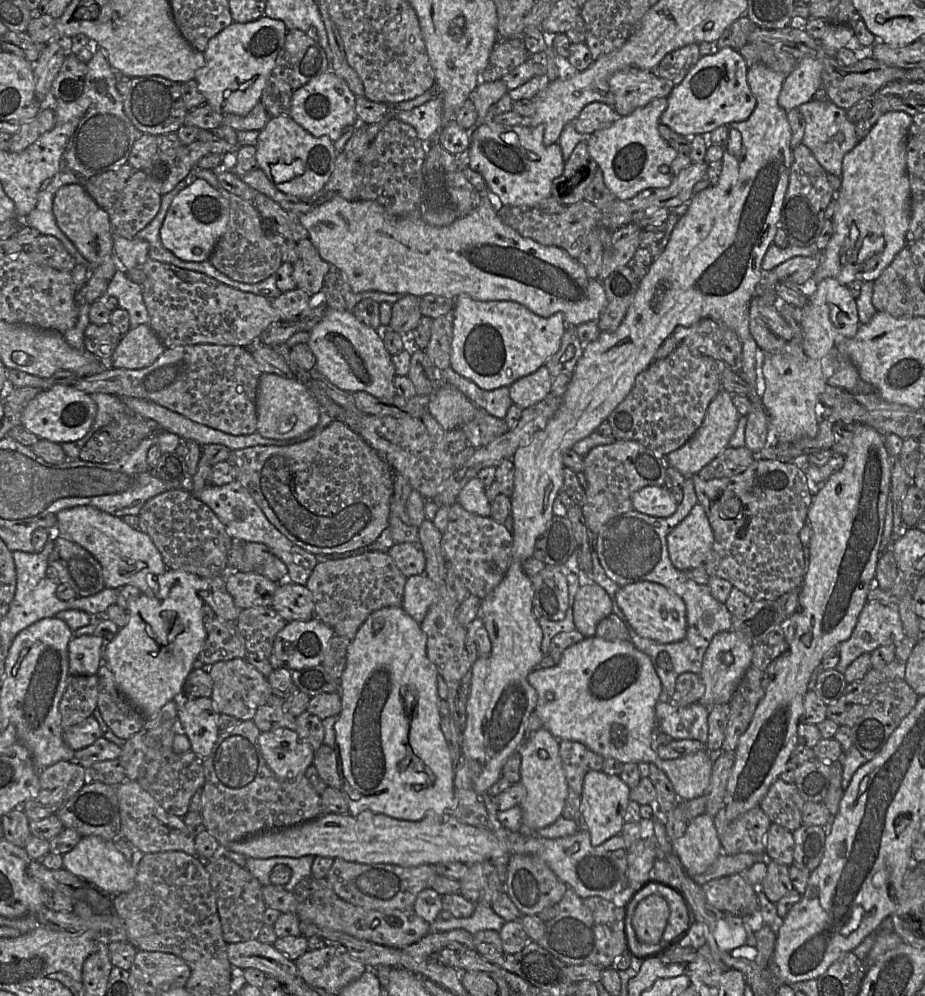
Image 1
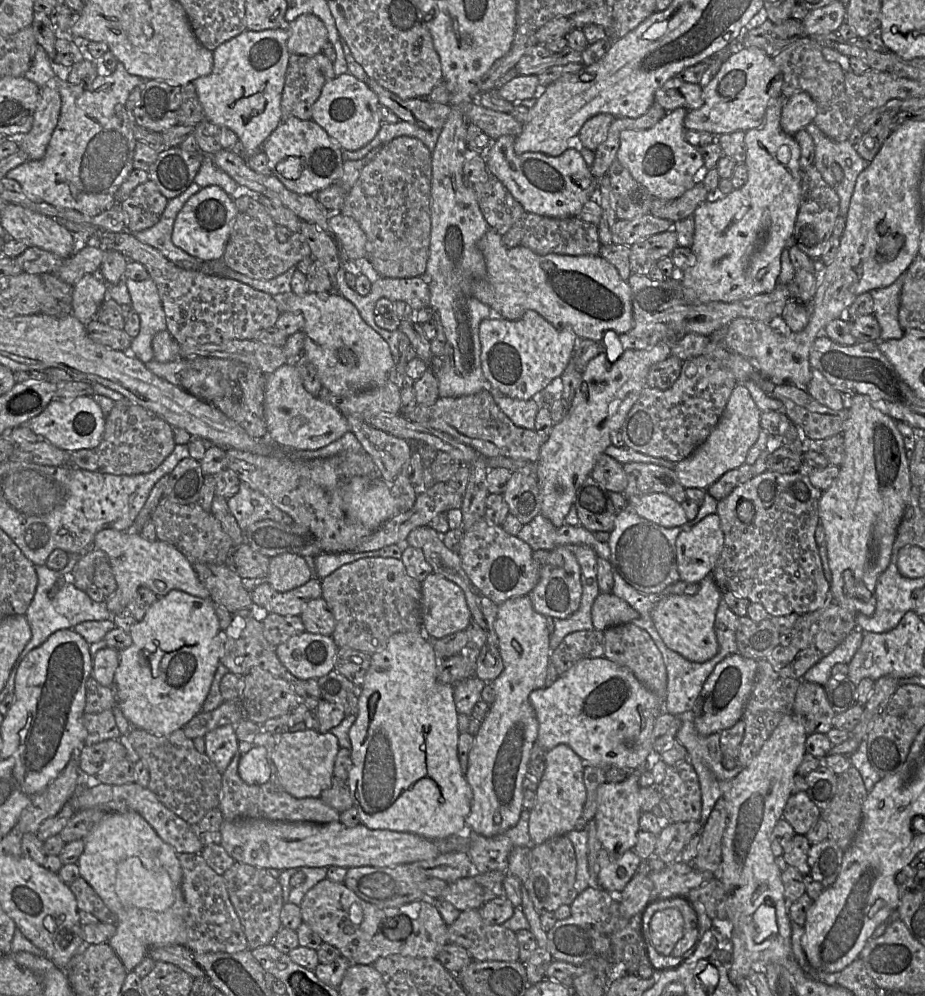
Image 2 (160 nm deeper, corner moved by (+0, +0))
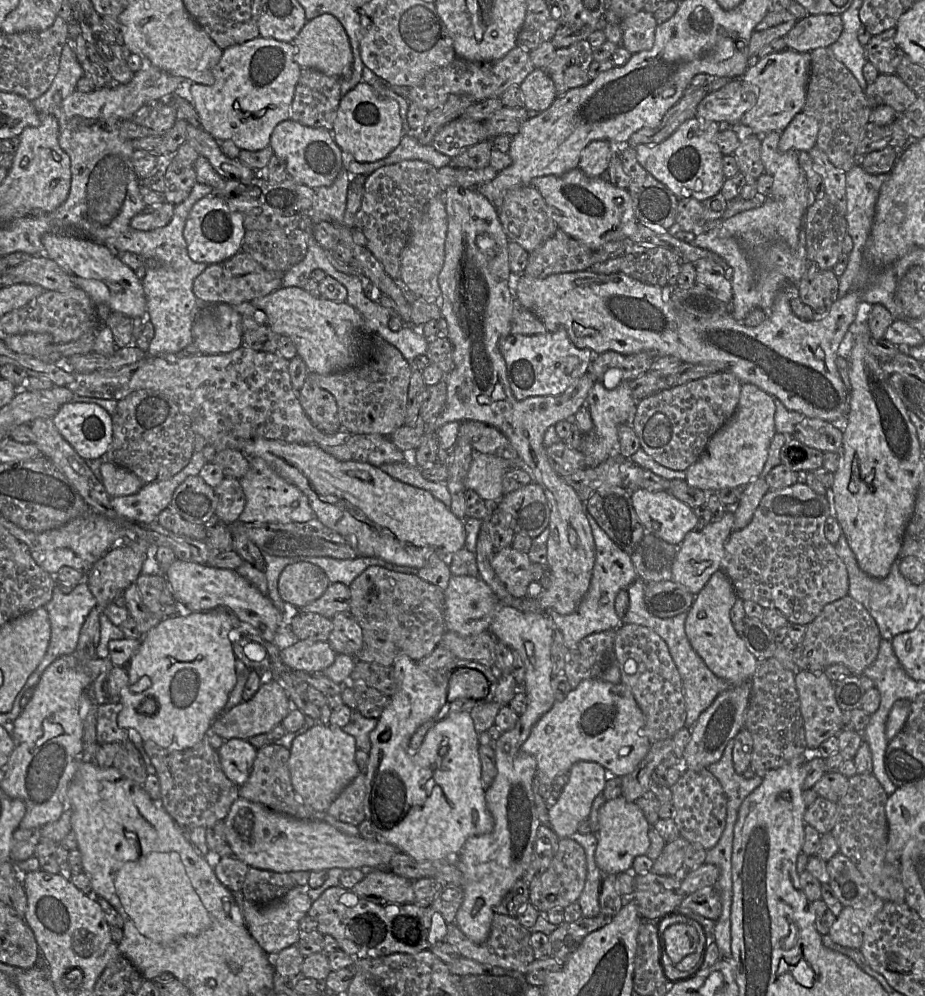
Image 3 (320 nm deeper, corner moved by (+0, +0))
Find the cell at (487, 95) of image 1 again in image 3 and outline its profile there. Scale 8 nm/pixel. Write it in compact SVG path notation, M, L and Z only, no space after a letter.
M535 69L519 86L524 99L524 108L542 112L557 98L554 82L545 69Z

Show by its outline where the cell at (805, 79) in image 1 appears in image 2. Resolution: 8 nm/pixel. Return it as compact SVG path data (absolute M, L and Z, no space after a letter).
M800 92L784 100L781 116L781 130L790 136L798 131L805 130L816 116L816 104L806 92Z

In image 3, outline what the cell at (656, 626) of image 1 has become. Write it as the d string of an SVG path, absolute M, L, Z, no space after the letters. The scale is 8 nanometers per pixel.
M722 569L717 570L695 596L685 620L685 632L693 649L716 676L730 685L751 682L759 662L747 649L730 618L731 608L738 598L727 574Z

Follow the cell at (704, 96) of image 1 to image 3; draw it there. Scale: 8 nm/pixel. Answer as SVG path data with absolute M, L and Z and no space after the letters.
M791 49L753 60L741 77L744 99L750 104L750 109L741 118L740 126L719 123L721 130L732 127L738 128L742 137L743 133L752 133L761 137L771 131L781 133L805 106L809 70L809 53Z

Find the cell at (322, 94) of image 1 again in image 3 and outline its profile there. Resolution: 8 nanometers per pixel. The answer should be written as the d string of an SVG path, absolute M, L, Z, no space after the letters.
M361 81L341 97L331 133L341 151L351 154L356 161L378 161L395 150L404 135L400 106Z

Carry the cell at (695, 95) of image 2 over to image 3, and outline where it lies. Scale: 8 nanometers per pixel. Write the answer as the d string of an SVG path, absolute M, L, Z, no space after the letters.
M742 78L731 79L721 89L708 93L698 104L699 118L740 126L741 118L750 109L744 99Z

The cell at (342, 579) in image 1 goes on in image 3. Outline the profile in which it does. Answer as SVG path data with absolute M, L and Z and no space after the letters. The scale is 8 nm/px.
M370 566L349 586L349 612L362 629L363 646L356 660L392 666L400 656L419 661L433 652L446 630L444 591L416 574Z

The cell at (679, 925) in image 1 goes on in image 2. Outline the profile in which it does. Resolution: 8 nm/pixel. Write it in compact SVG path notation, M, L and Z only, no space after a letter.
M660 899L650 902L642 913L642 937L646 945L650 944L649 919L655 912L665 908L675 908L683 917L683 936L670 954L673 957L681 957L691 949L693 943L697 940L696 916L693 909L685 901L681 899Z

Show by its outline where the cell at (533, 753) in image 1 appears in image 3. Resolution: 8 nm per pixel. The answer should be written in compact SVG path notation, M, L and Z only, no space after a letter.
M590 761L576 762L567 773L569 775L567 784L548 810L549 827L559 838L573 835L577 831L579 823L589 817L592 803L599 794L603 793L609 776L604 767Z

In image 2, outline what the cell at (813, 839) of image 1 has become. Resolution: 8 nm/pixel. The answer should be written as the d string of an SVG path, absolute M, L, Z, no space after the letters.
M832 839L812 844L807 859L810 876L824 888L830 887L839 874L843 853L844 851Z

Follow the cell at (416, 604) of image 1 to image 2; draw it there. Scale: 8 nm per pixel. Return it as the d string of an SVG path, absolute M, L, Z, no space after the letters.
M432 573L421 582L421 619L426 636L441 639L466 630L472 616L463 590Z

